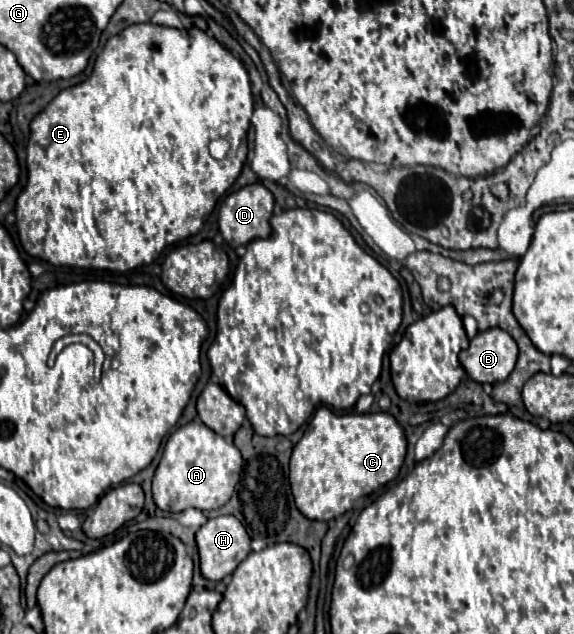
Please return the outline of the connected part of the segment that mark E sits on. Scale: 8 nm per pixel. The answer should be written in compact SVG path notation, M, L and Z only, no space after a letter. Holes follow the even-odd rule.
M152 22L134 24L112 36L102 54L96 58L94 72L86 80L86 84L76 84L62 90L30 124L30 142L28 142L28 184L16 200L16 226L22 248L40 260L46 260L54 266L76 266L76 268L96 268L96 270L112 270L112 272L128 272L142 264L152 264L164 248L198 234L204 226L204 220L214 210L218 198L228 192L228 188L236 182L246 162L248 140L246 132L250 126L250 116L254 112L254 96L252 84L244 64L234 58L218 40L202 32L200 28L178 30L166 28ZM214 138L228 138L232 144L224 162L214 162L208 152L208 144Z

